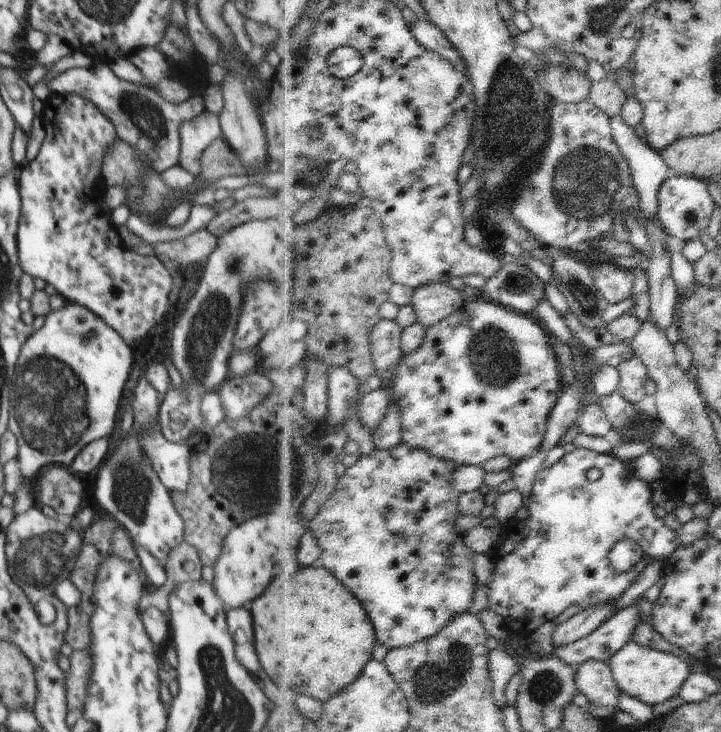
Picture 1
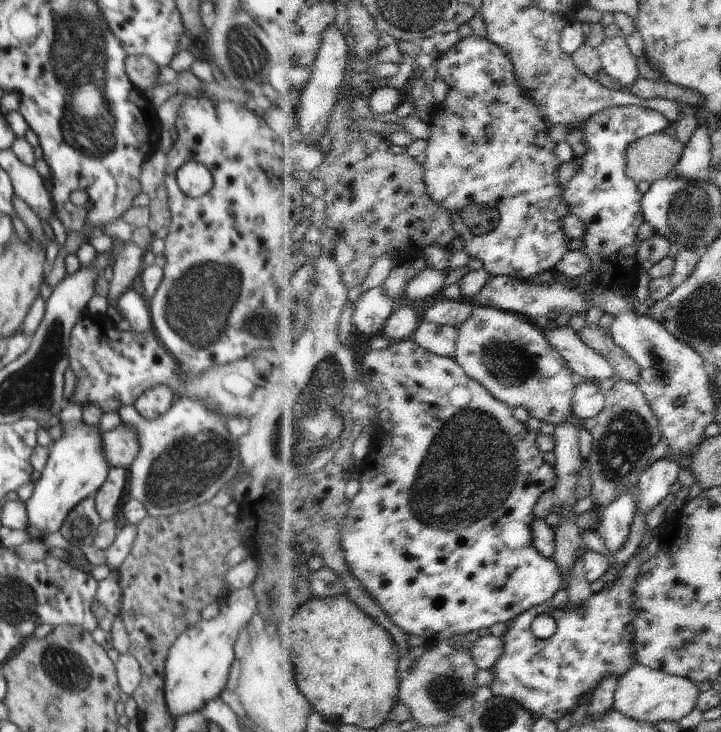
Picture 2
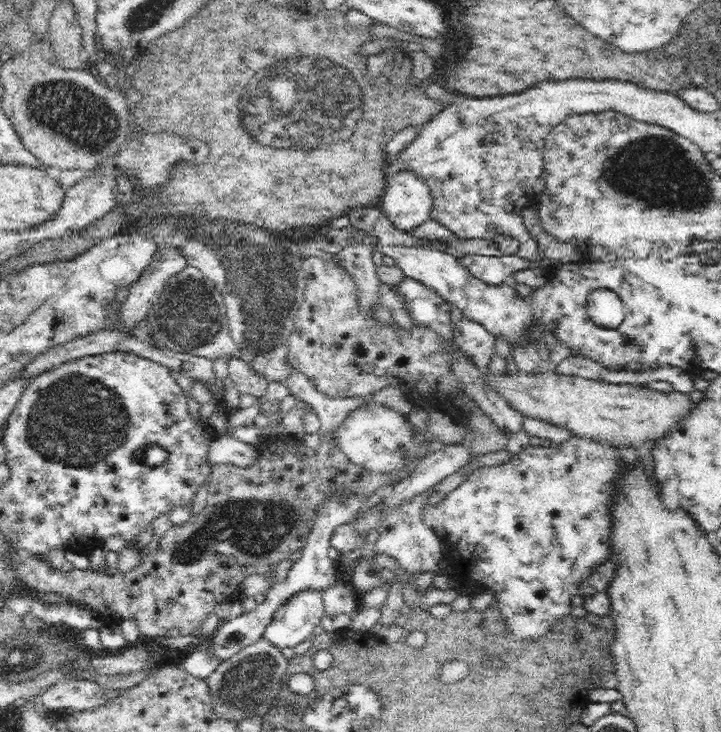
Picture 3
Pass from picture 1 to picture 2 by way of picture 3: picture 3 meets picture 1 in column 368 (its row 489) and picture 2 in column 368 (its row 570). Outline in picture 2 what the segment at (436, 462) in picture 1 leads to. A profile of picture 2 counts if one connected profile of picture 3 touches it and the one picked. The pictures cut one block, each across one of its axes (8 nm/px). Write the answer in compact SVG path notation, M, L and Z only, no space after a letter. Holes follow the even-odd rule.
M413 338L393 343L387 349L372 350L364 357L361 373L370 379L373 388L378 392L381 418L366 458L368 468L362 469L362 489L352 500L351 511L343 530L343 545L354 574L381 602L381 607L409 635L422 636L426 645L437 646L460 634L515 621L523 612L554 598L563 588L565 574L557 560L540 552L535 543L533 527L537 519L534 510L539 502L548 491L554 489L555 492L555 488L559 486L558 470L550 468L544 452L540 450L538 438L541 432L533 434L526 422L516 418L513 406L498 400L484 384L472 378L454 357L436 354Z

